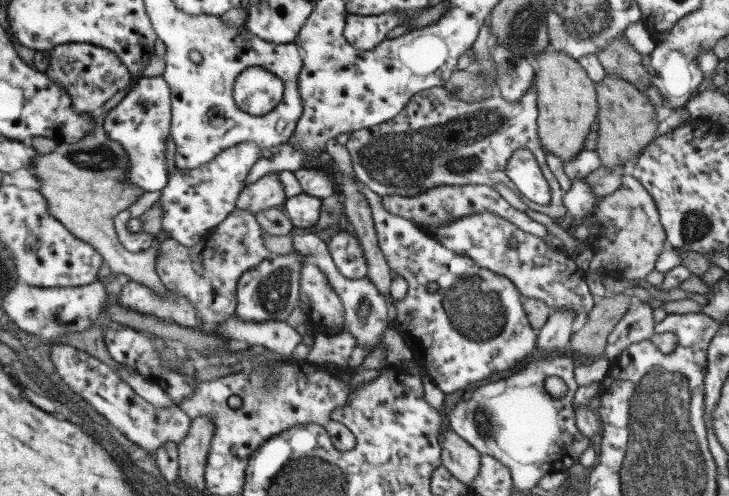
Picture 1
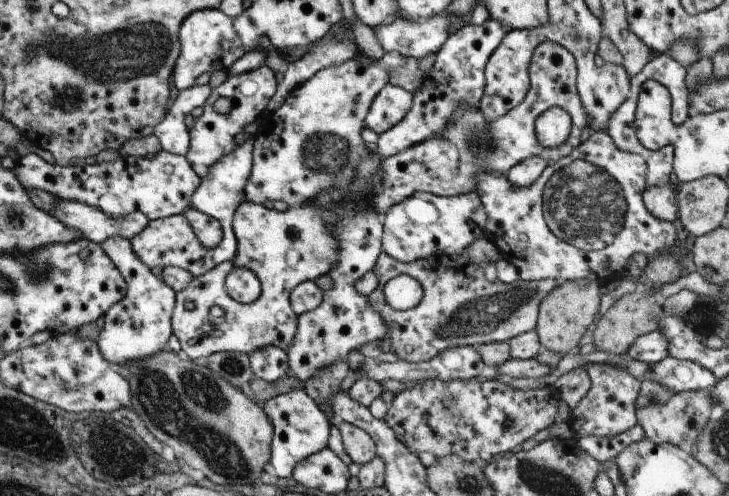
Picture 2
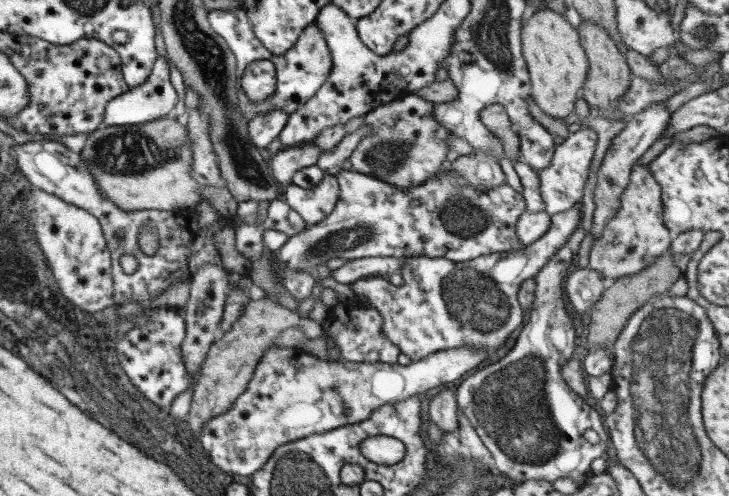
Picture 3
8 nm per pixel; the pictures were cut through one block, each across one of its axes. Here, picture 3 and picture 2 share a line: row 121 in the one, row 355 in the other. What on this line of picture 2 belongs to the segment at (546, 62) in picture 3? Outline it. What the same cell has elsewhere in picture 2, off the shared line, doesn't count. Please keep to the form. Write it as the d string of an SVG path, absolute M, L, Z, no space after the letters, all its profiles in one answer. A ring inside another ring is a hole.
M561 282L553 292L549 292L547 298L541 300L535 326L539 344L553 354L565 356L567 352L571 352L579 344L581 336L589 330L589 326L597 322L599 296L599 284L595 282Z

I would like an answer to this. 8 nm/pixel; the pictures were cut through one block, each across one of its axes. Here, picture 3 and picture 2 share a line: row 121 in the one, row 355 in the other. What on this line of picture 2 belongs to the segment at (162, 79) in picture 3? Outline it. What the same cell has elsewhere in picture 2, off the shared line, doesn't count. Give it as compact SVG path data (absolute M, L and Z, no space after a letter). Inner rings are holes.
M113 236L113 238L107 238L101 244L101 248L105 250L105 254L115 264L115 268L119 270L121 278L127 284L125 296L103 314L105 316L103 328L97 340L103 358L113 368L119 370L121 366L131 366L131 364L143 362L145 358L151 360L151 356L169 350L167 342L173 336L171 316L173 316L177 292L171 290L171 286L163 278L157 278L151 274L151 268L143 264L143 260L133 252L131 240Z

